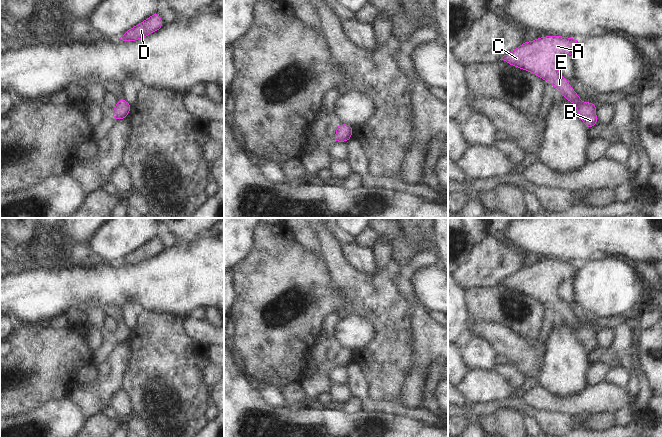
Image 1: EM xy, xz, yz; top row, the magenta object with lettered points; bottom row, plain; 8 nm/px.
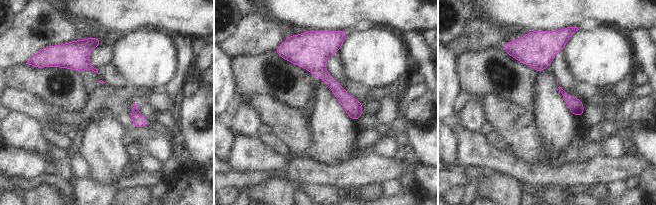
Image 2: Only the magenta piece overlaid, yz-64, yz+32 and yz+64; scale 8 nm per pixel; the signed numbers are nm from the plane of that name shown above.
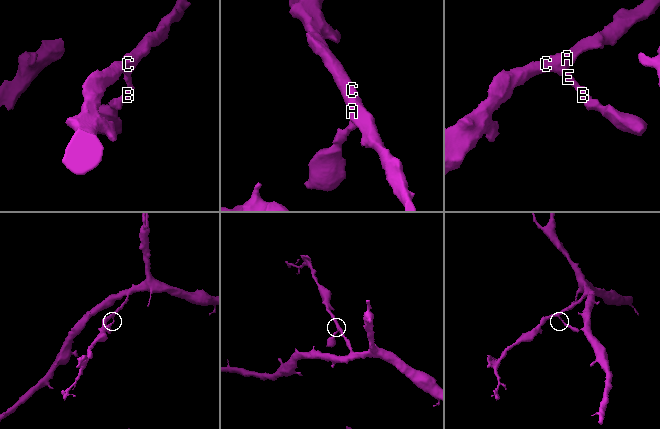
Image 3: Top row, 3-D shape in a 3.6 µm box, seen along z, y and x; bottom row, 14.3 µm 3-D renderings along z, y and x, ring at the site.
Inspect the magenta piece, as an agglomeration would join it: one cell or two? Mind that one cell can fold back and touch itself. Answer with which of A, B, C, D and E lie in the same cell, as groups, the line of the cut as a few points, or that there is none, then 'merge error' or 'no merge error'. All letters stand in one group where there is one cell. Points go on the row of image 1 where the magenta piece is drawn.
A B C D E | no cut | no merge error

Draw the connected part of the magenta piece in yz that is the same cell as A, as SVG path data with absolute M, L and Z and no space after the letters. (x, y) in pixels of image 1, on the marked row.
M564 36L540 37L531 42L525 41L500 60L536 74L541 79L551 83L557 93L562 94L567 101L577 105L575 110L589 130L598 123L597 106L592 102L581 102L580 96L573 90L568 80L558 72L559 61L566 56L572 56L579 41L579 39Z

